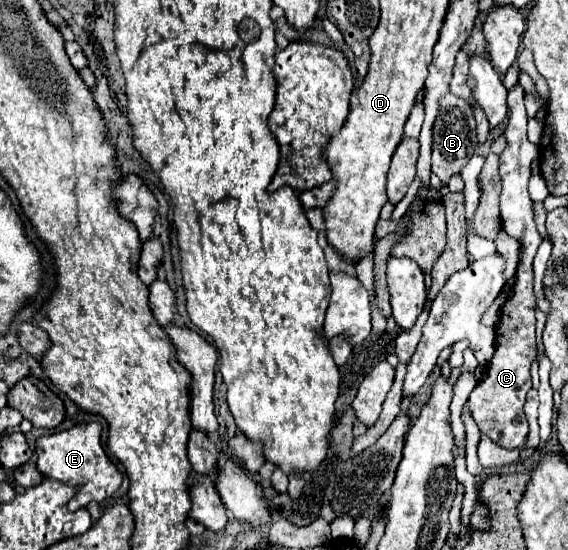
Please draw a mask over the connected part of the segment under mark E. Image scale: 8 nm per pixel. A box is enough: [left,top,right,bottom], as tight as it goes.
[34,422,122,510]

